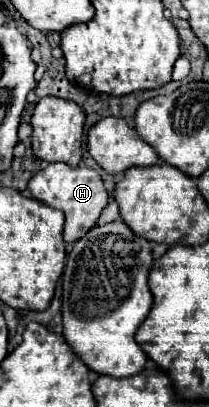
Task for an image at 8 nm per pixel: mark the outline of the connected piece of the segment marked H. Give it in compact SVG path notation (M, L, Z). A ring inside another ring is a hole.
M63 162L47 164L47 168L39 170L29 180L29 190L31 190L33 198L37 198L39 202L45 202L45 204L49 204L53 208L59 208L65 214L63 238L67 242L75 242L81 236L85 236L85 232L97 224L101 210L109 202L109 192L105 188L101 176L93 168L89 168L85 164L79 164L75 168L69 166L69 164L63 164Z

